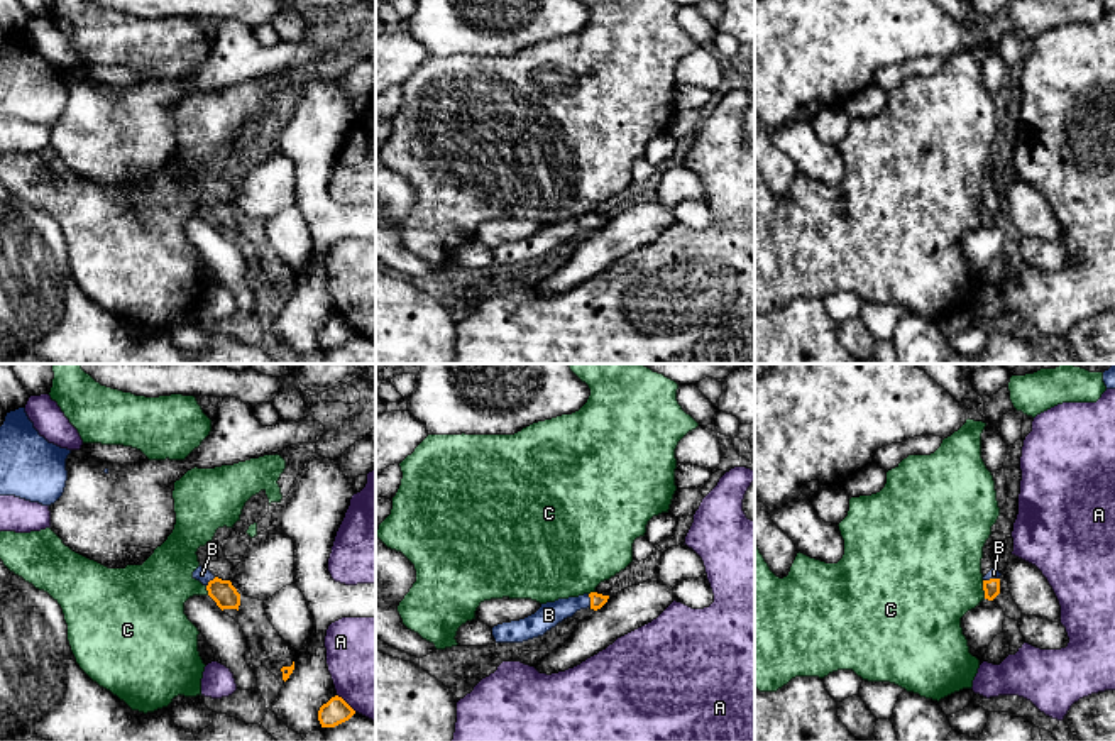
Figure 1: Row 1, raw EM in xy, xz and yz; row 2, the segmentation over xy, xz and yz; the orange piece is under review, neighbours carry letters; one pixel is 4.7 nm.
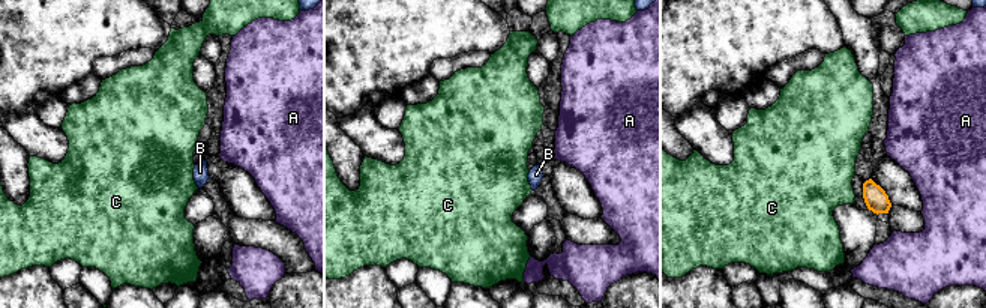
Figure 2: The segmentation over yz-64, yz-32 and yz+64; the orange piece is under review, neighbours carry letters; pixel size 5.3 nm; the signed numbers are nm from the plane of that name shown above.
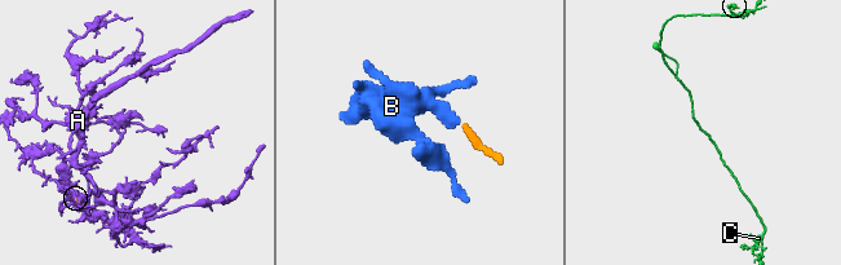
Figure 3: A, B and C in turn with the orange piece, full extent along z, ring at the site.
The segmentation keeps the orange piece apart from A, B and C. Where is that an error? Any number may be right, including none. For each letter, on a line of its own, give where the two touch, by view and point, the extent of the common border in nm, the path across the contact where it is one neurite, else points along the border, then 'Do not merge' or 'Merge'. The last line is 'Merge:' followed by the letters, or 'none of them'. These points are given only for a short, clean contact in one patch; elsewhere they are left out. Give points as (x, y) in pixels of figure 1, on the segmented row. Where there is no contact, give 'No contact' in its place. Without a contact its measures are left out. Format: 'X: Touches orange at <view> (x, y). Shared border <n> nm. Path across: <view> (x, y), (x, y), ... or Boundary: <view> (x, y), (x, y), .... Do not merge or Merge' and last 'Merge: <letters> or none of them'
A: Touches orange at xy (346, 702). Shared border 130 nm. Do not merge
B: Touches orange at xz (591, 601). Shared border 70 nm. Path across: xz (598, 601), (591, 601), (576, 603), (549, 614). Merge
C: Touches orange at yz (983, 589). Shared border 90 nm. Boundary: yz (982, 581), (985, 598). Do not merge
Merge: B

